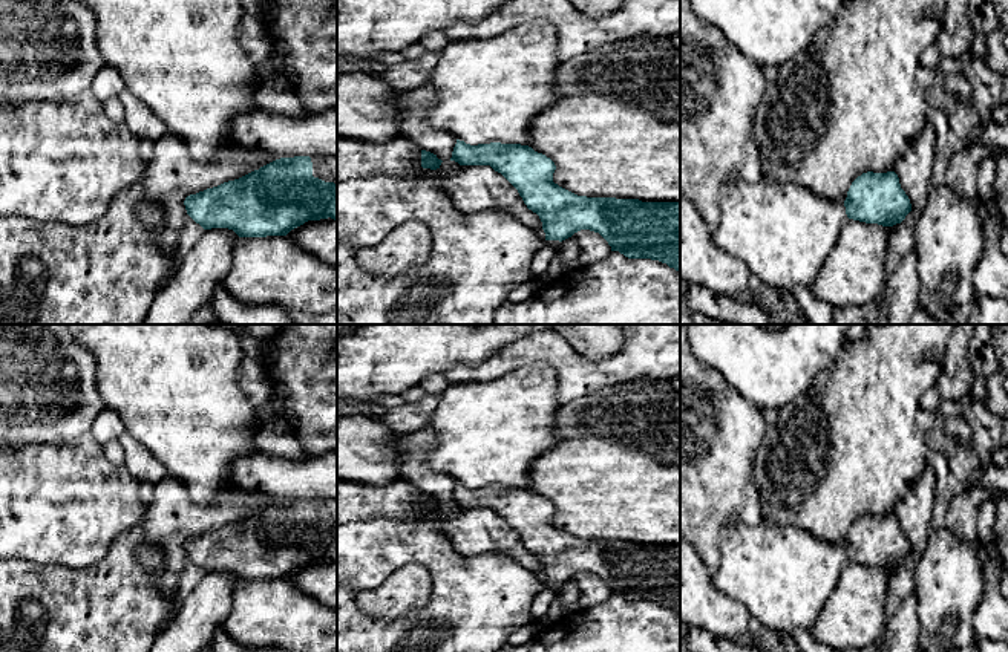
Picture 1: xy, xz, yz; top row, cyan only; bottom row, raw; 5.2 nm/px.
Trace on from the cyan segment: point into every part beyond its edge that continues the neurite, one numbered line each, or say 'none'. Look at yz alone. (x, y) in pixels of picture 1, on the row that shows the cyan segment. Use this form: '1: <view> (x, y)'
none

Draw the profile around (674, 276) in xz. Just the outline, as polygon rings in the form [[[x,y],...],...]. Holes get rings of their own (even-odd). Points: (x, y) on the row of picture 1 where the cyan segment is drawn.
[[[611,251],[605,259],[565,272],[522,303],[504,303],[495,324],[680,324],[680,272],[651,259],[628,259]]]

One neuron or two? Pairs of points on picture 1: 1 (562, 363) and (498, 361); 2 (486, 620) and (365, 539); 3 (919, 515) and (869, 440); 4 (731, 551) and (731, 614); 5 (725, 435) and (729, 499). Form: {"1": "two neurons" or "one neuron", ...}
{"1": "one neuron", "2": "one neuron", "3": "two neurons", "4": "two neurons", "5": "one neuron"}

